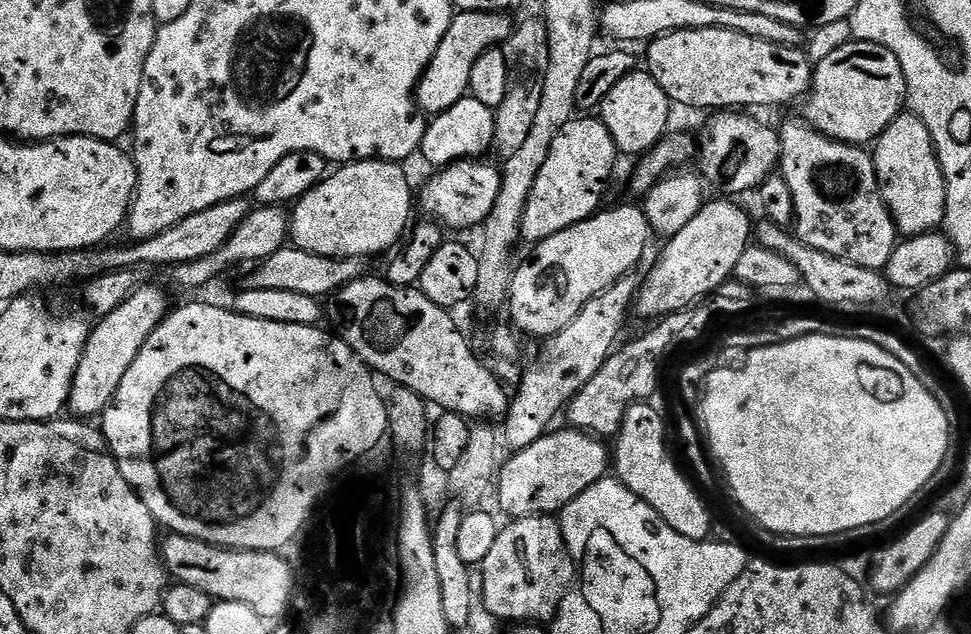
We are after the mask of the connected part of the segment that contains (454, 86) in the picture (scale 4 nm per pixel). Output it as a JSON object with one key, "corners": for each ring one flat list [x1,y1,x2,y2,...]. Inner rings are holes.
{"corners":[[456,12,450,22,450,30,446,30,446,38,438,46,430,66,424,71,424,77,416,88,416,103,425,113,437,114,450,110,460,99,469,95,468,83,470,82,470,70,474,70,474,62,482,58,492,48,503,45,508,39,514,27,511,15,502,12]]}

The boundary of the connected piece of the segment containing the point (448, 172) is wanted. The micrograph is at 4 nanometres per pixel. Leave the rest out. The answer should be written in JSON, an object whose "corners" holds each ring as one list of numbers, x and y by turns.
{"corners":[[457,159,455,163,443,167,419,193,418,204,424,207,424,216,431,218,445,229,476,228,483,225,498,199,501,169,487,164,488,160]]}

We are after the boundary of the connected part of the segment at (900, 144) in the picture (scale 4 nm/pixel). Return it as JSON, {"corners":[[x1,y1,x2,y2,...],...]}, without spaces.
{"corners":[[905,110,896,116,894,122,890,122,890,126,886,126,886,130,874,142,872,161,876,167,880,197,886,202,896,223,896,231,901,237,935,232,943,225,946,214,946,182,940,159,936,156,936,147,930,138,930,130,926,130,926,122,922,122,922,118,918,118,910,110]]}

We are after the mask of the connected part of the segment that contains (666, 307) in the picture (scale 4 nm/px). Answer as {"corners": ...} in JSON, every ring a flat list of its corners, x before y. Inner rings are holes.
{"corners":[[716,198,720,200,716,200,712,202,712,200,707,201,703,207,700,208,697,215,694,216,690,220,689,225,685,227,685,229,680,230,678,234,669,237,667,239,667,244,664,250,660,254,660,258,657,260,656,264,653,266,652,270,649,272,648,276,645,275,645,278,641,281,640,293,636,295,636,302,634,305,635,315,640,315,644,318,650,318,649,320,661,320,666,316,670,316,676,312,680,312,684,308,693,307,698,301,705,299,706,296,712,293,714,290,718,289,728,278,735,273,736,266,738,264,738,260,742,258,742,254,745,253,745,250,751,245,752,240,750,240,750,234,754,232,754,226,752,228,750,224,750,218,747,212,740,208,735,201,726,199,726,198]]}

